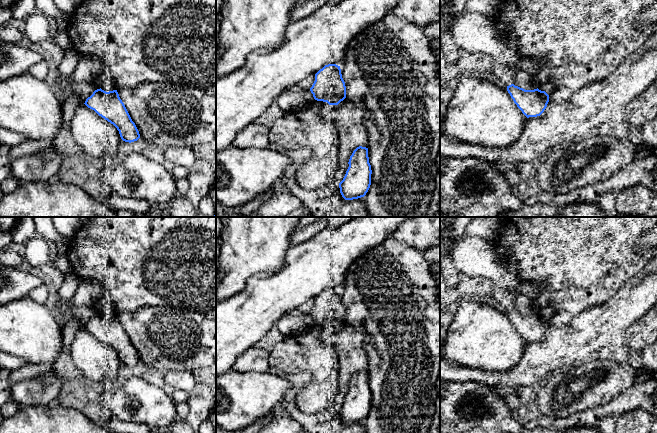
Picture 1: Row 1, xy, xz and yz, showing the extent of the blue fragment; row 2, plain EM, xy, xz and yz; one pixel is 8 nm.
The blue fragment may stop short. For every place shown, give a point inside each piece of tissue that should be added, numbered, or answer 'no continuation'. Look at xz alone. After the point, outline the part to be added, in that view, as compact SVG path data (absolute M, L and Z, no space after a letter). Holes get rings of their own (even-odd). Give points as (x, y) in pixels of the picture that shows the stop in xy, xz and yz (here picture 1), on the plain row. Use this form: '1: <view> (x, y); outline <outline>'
no continuation

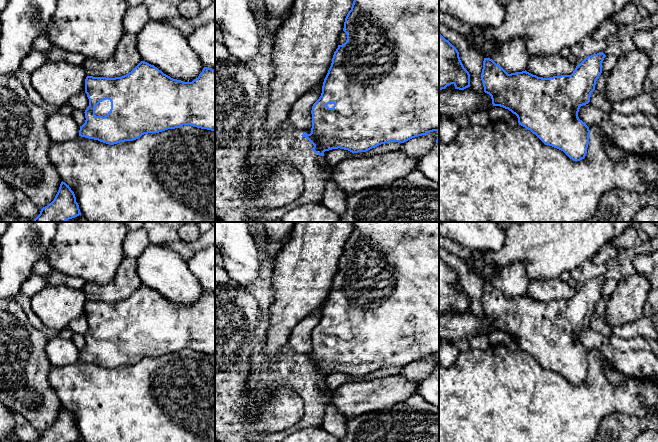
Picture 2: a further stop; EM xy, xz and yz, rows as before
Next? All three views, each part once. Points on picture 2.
1: xy (102, 333); outline M106 323L100 326L95 332L95 339L96 340L106 340L111 333L111 326L110 324Z

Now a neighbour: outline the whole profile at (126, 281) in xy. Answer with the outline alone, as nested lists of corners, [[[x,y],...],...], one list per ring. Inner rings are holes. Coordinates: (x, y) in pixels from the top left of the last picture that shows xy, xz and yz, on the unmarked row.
[[[124,258],[115,277],[106,285],[87,283],[84,291],[88,300],[115,302],[131,296],[142,284],[136,258]]]

